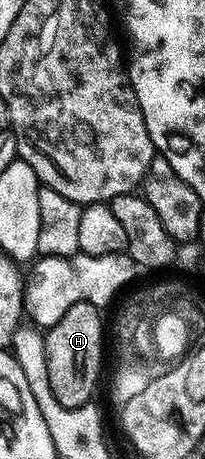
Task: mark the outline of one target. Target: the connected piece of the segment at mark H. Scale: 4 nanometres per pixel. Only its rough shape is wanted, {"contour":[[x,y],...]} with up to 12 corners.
{"contour":[[72,304],[44,332],[54,398],[82,408],[106,352],[101,309]]}

